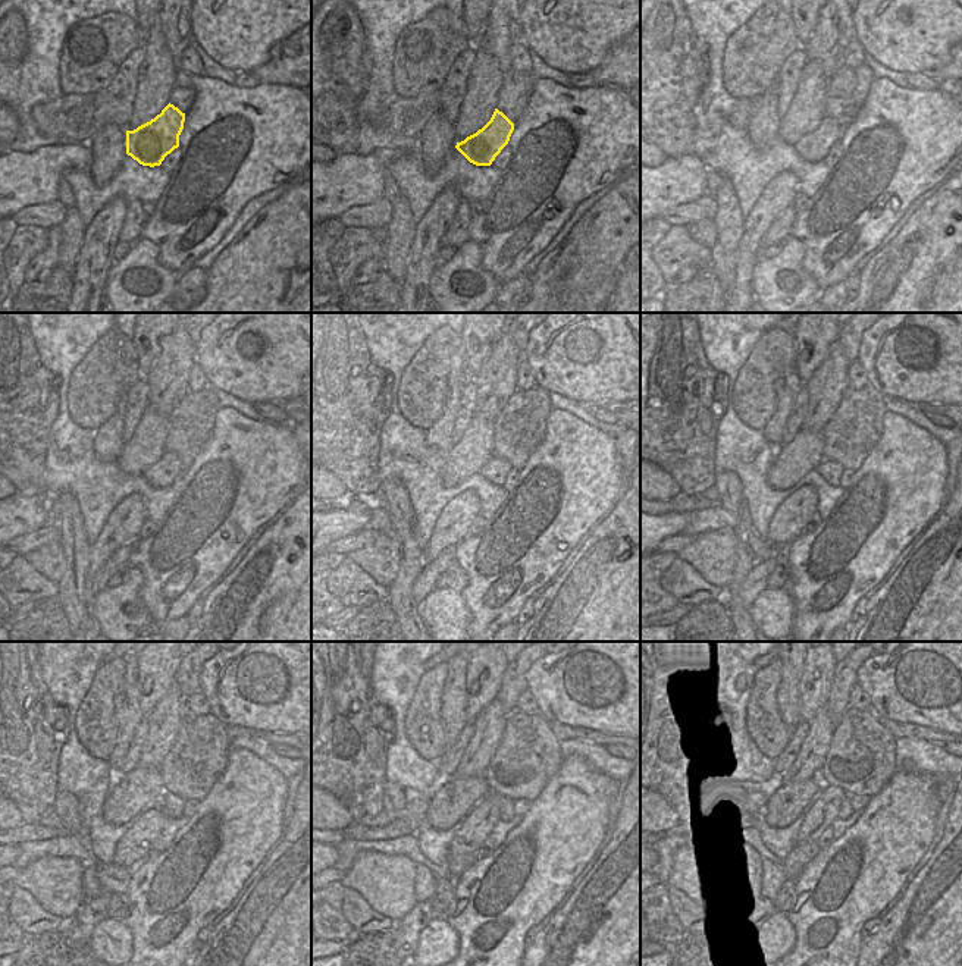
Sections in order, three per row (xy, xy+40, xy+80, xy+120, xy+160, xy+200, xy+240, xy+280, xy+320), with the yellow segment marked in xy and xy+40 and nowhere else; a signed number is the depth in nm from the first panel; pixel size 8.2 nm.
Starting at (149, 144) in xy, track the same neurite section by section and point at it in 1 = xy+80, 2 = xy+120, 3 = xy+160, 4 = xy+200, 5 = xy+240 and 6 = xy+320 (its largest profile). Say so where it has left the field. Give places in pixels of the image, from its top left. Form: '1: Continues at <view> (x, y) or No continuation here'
1: Continues at xy+80 (814, 147)
2: Continues at xy+120 (160, 474)
3: Continues at xy+160 (495, 470)
4: Continues at xy+200 (830, 471)
5: Continues at xy+240 (174, 805)
6: Continues at xy+320 (846, 811).

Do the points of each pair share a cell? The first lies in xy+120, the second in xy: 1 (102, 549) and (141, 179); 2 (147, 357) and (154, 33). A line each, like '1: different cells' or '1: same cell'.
1: different cells
2: different cells

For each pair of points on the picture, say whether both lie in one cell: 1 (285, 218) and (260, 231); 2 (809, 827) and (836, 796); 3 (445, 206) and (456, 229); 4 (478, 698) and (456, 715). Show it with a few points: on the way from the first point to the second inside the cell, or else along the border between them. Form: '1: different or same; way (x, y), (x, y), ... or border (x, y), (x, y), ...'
1: same; way (279, 223), (272, 231), (266, 231)
2: same; way (817, 819), (829, 803)
3: different; border (463, 200), (439, 245)
4: different; border (467, 674), (466, 723)

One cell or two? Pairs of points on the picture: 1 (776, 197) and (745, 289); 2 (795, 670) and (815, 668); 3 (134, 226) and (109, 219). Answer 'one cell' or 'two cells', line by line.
1: one cell
2: two cells
3: two cells

